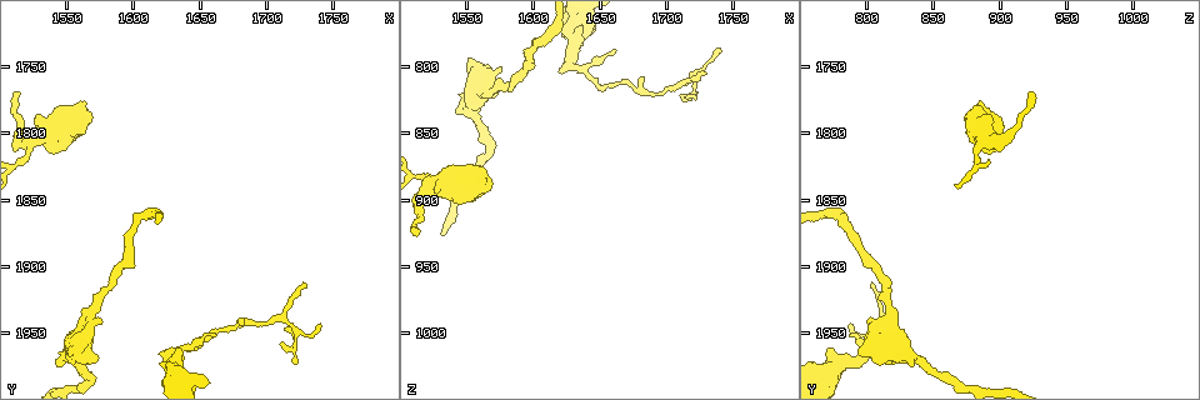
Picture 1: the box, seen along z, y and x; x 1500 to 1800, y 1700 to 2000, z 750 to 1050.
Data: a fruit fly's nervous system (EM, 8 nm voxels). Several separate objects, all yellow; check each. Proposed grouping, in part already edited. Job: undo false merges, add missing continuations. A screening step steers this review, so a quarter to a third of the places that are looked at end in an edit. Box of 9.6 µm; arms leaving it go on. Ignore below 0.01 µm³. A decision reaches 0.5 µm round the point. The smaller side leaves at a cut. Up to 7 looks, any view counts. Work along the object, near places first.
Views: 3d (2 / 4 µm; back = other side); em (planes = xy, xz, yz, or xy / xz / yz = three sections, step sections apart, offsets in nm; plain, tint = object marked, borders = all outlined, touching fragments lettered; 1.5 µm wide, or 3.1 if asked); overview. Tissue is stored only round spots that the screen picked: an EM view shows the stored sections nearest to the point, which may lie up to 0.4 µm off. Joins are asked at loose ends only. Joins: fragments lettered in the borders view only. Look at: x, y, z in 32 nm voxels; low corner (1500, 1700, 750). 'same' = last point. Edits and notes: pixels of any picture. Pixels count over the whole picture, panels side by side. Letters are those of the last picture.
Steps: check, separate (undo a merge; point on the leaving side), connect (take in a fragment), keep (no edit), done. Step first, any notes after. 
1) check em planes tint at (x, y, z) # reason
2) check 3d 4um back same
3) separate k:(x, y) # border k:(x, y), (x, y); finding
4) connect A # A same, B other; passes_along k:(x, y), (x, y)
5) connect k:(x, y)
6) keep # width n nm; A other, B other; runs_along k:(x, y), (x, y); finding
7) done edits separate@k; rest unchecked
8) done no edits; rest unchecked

check em xz step 8 borders at (1576, 1940, 802) # an open end

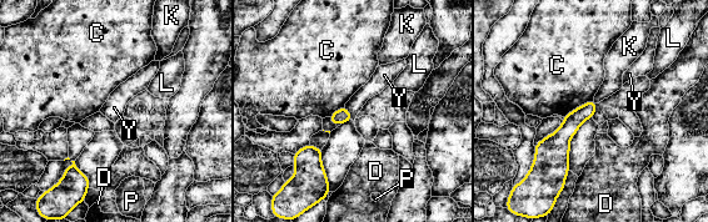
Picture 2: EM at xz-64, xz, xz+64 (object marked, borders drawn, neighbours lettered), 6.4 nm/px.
check em planes borders same # another direction

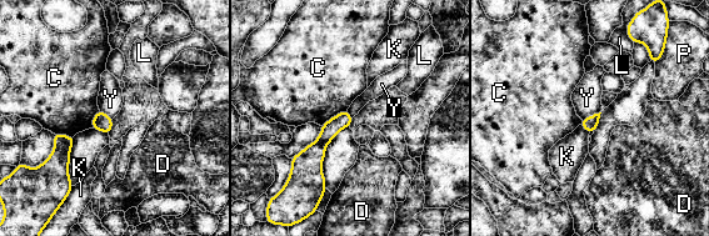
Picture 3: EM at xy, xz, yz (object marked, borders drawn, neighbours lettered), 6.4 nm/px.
keep # C other, D other, K other, L other, P other, Y other; border 3:(600, 111), (582, 120); none of them fits

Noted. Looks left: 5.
check 3d 4um at (1566, 1778, 884) # stops while still wide

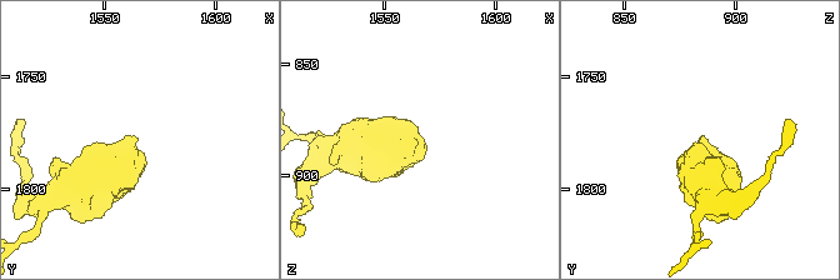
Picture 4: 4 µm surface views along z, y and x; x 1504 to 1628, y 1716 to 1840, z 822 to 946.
check em 3.1um planes borders at (1566, 1778, 884) # need the tissue

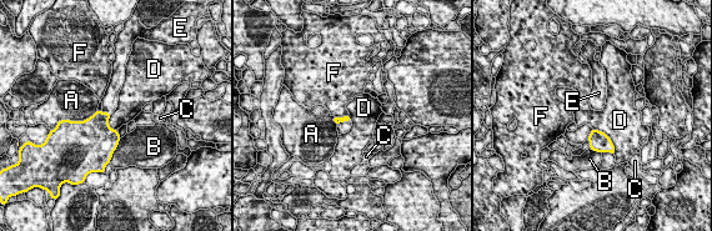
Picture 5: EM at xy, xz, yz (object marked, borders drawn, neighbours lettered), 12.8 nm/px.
connect E # A other, B other, C other, D other, E same, F other; passes_along 5:(337, 120), (342, 121), (345, 127); the neuron continues

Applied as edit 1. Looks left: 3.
check overview # redraw

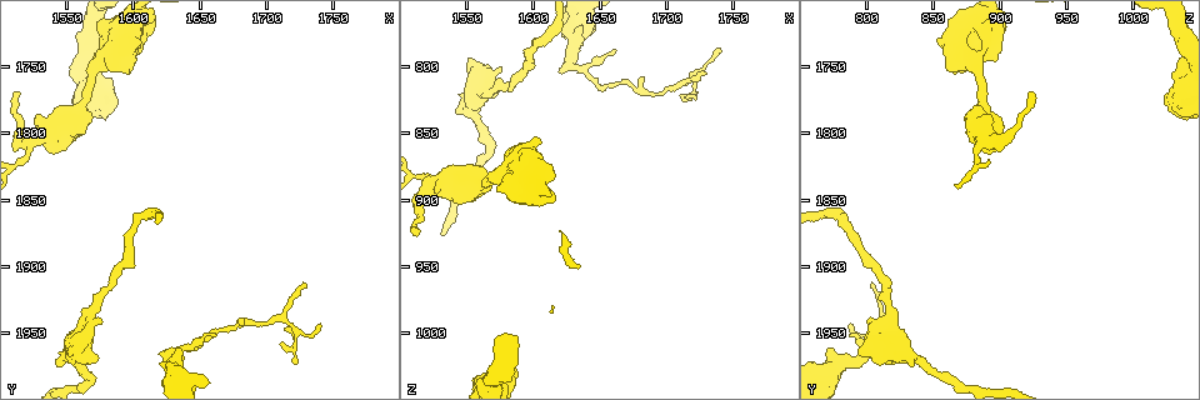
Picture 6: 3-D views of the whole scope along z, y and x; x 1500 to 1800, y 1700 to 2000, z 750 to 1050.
check em planes tint at (1660, 1952, 788) # thin end

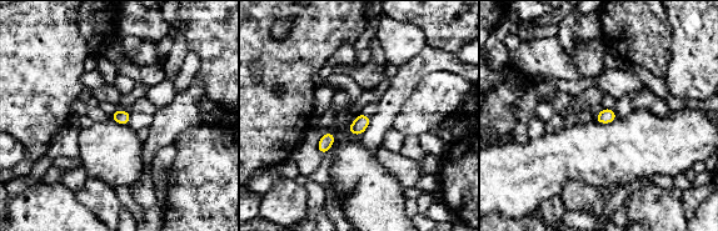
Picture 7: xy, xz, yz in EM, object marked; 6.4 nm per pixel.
check em planes borders same # see the neighbours

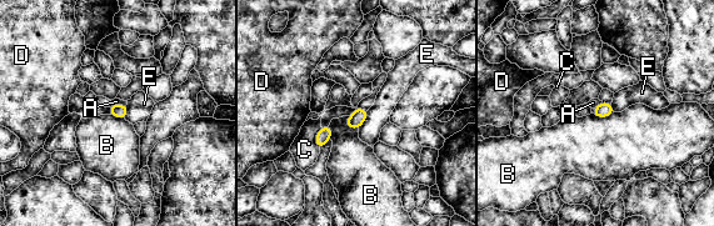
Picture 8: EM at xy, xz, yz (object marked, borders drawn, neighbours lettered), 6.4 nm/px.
keep # longest_contact B 150 nm; A other, B other, C other, D other, E other; border 8:(613, 111), (607, 116), (590, 114); none of them fits

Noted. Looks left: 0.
done edits connect@5; rest unchecked

